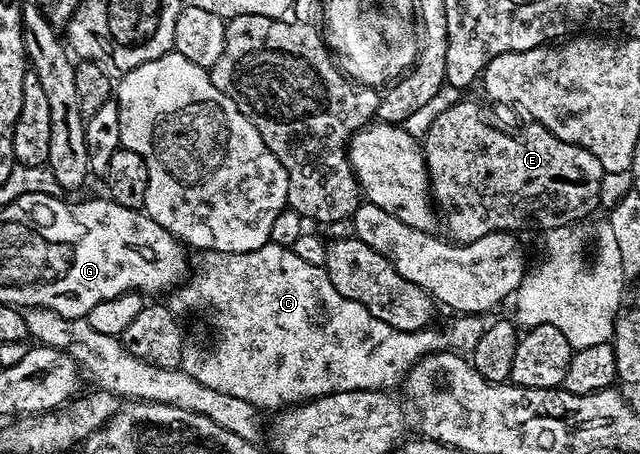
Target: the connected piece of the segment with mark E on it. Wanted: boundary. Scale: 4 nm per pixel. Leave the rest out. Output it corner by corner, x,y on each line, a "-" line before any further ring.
460,100
454,102
449,108
445,108
445,112
441,112
441,116
437,116
437,120
433,120
433,124
427,129
426,134
422,135
421,145
423,148
423,158
427,162
427,175
431,178
431,193
434,201
437,203
438,209
442,211
441,218
447,221
447,230
452,239
456,243
462,244
472,242
481,236
491,234
495,230
504,232
520,232
519,230
539,230
546,232
554,230
560,225
561,220
575,220
571,218
583,218
586,214
591,214
595,210
595,206
600,205
599,193
601,192
601,180
604,171
601,168
601,160
597,160
597,156
593,156
593,152
589,152
580,146
574,146
568,142
555,138
553,132
549,132
538,124
527,124
520,134
506,134
503,130
494,130
485,119
479,115
479,110
471,102

